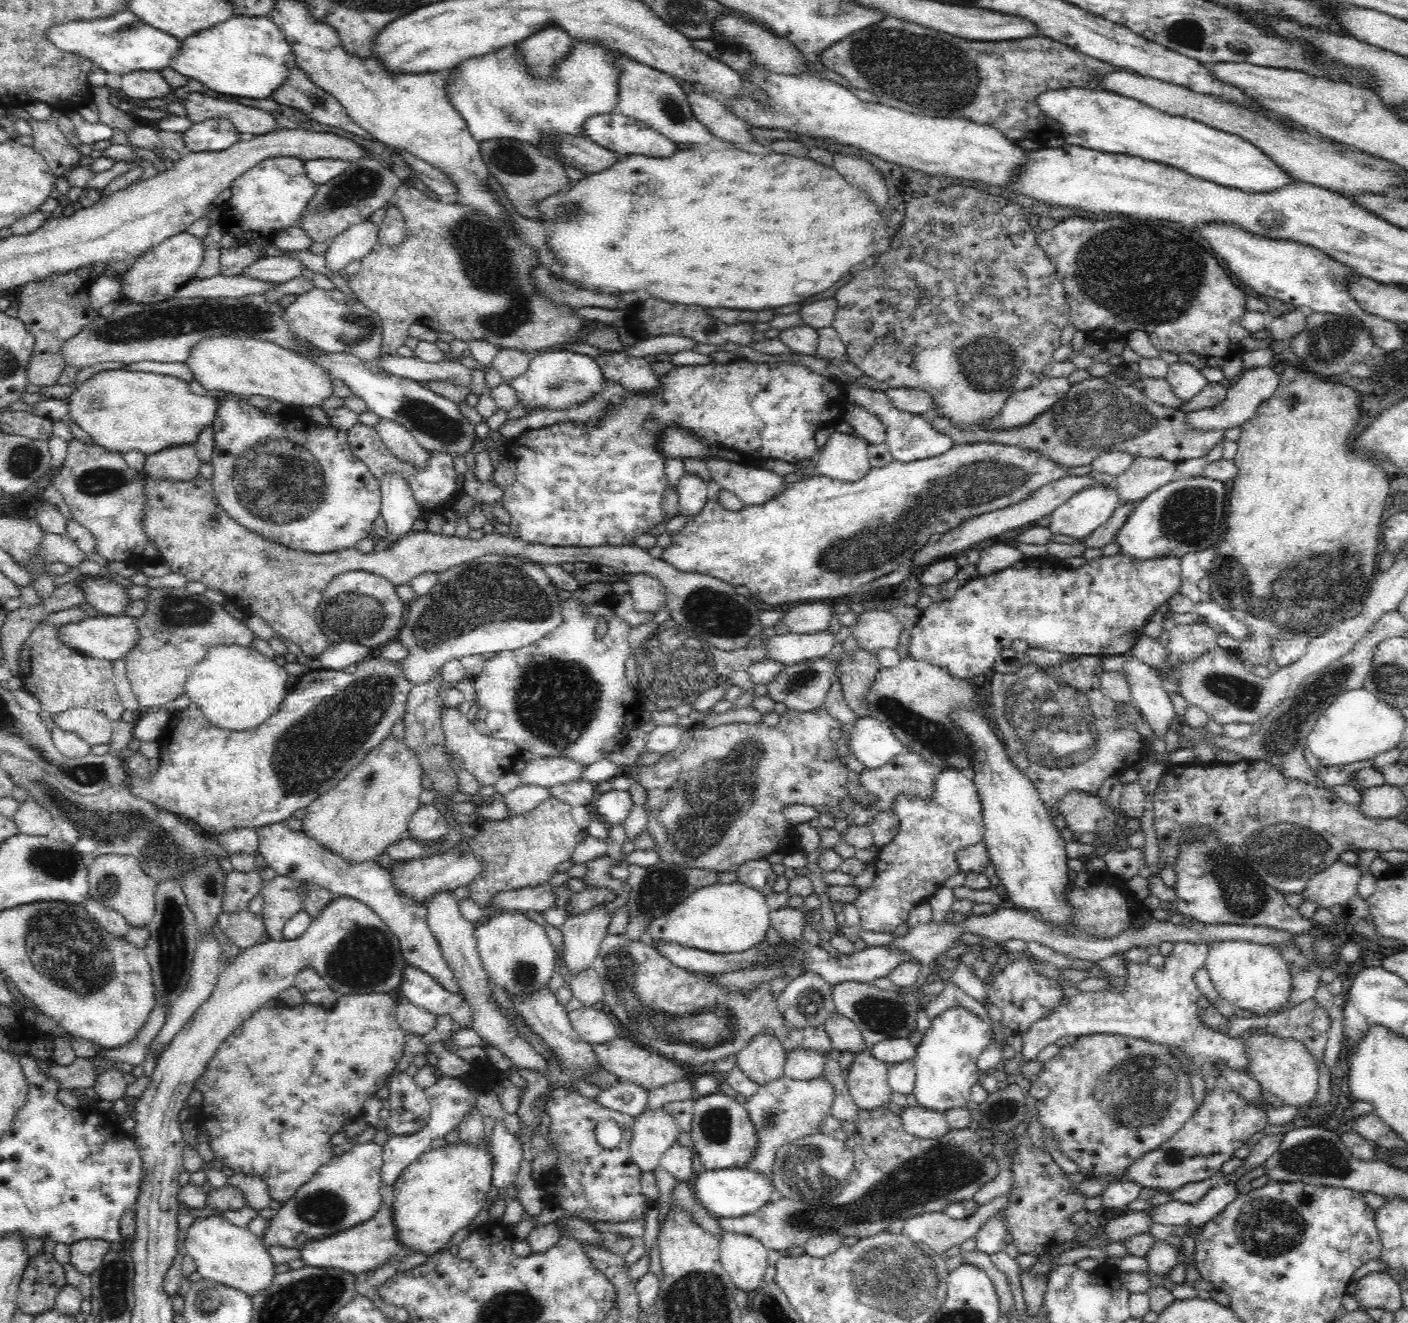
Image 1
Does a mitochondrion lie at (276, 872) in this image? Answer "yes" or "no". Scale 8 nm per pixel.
no

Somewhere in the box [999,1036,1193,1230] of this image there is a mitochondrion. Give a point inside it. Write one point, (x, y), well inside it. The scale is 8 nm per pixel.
(1138, 1091)

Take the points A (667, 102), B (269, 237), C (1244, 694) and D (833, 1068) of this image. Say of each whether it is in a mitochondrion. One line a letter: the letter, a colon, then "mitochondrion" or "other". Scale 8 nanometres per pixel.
A: mitochondrion
B: other
C: mitochondrion
D: other

